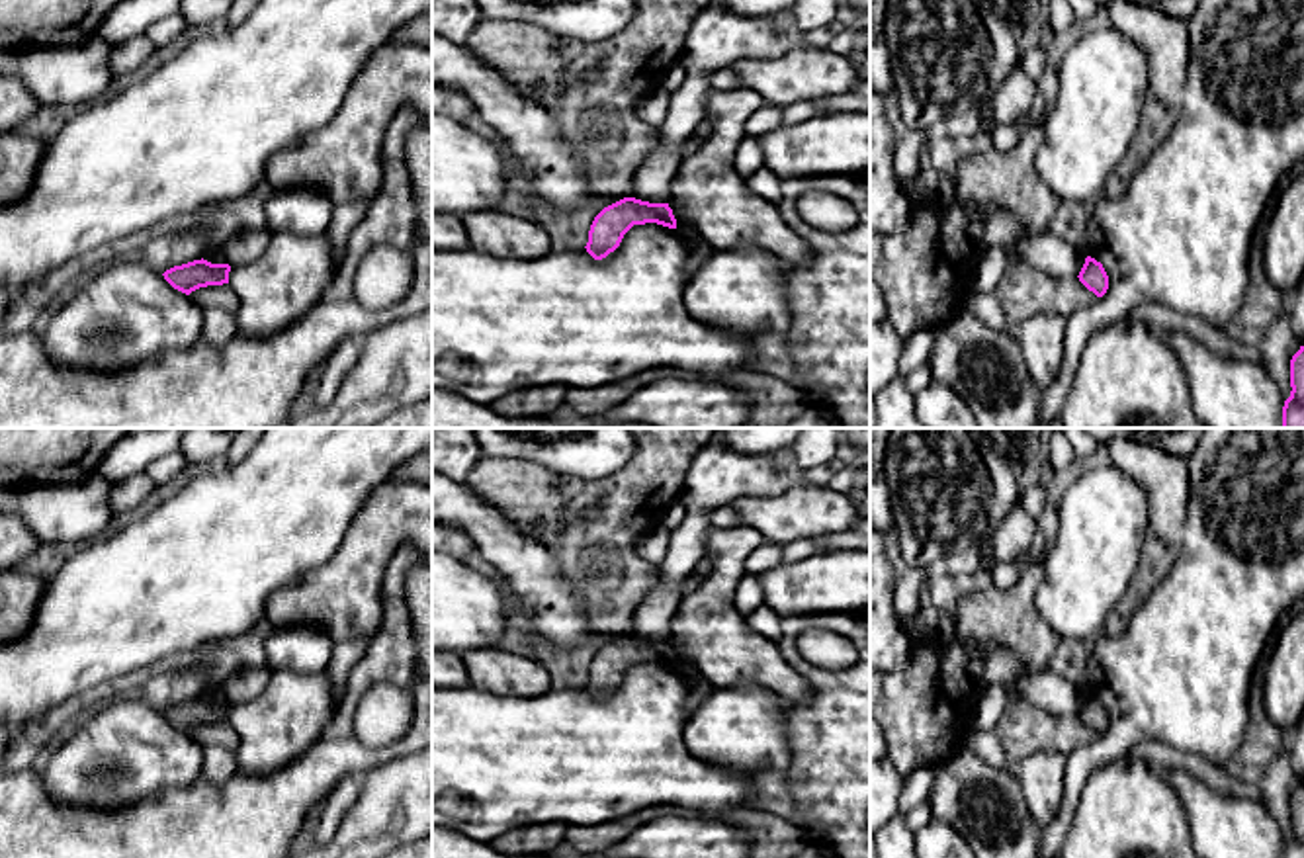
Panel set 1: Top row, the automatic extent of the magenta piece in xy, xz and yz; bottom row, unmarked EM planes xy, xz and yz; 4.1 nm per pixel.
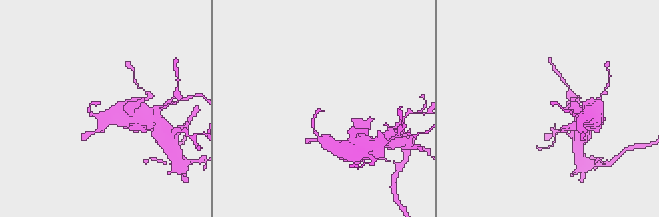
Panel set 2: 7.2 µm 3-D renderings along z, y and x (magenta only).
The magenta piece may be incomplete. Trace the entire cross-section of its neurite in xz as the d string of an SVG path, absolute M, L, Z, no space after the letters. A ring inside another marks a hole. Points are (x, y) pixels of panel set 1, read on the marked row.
M624 197L604 207L594 217L585 248L594 260L602 260L620 246L624 235L633 225L645 223L676 229L676 219L669 203L649 203L635 197Z

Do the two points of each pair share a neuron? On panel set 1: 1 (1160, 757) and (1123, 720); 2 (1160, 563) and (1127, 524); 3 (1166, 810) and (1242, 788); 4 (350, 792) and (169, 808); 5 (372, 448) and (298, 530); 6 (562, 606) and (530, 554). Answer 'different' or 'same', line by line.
1: different
2: different
3: different
4: different
5: same
6: same

